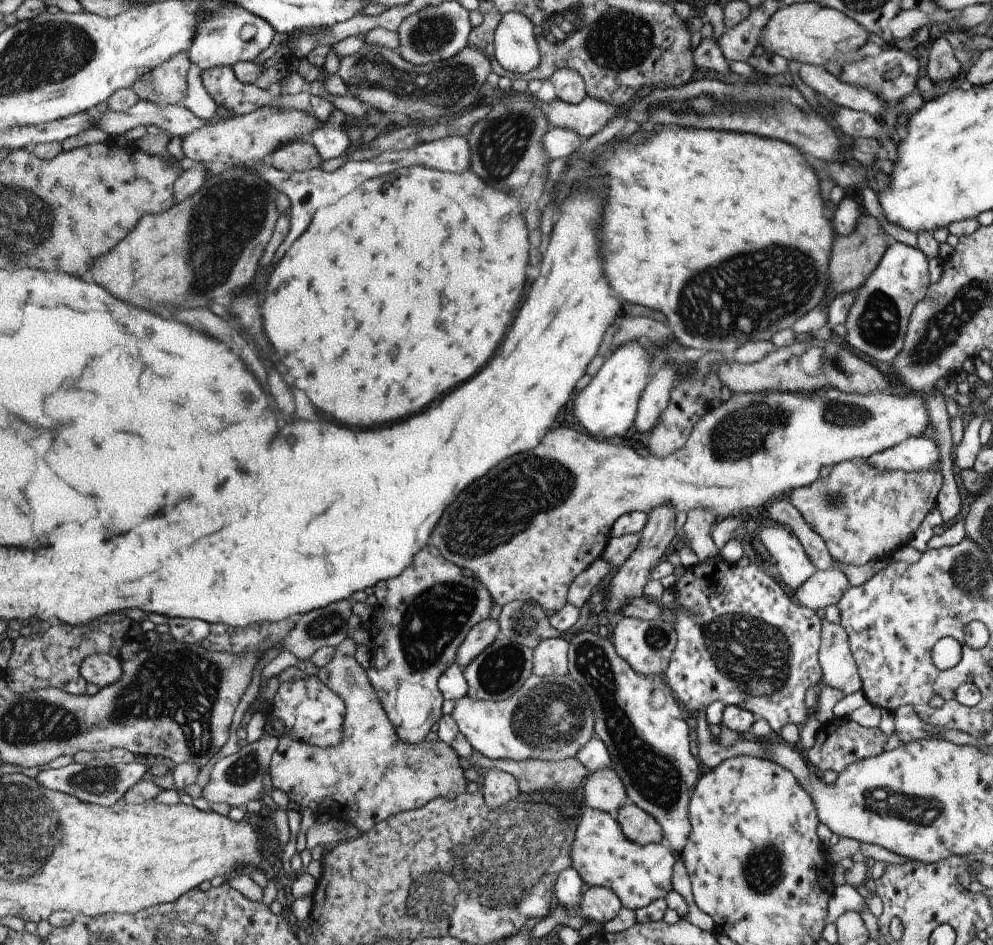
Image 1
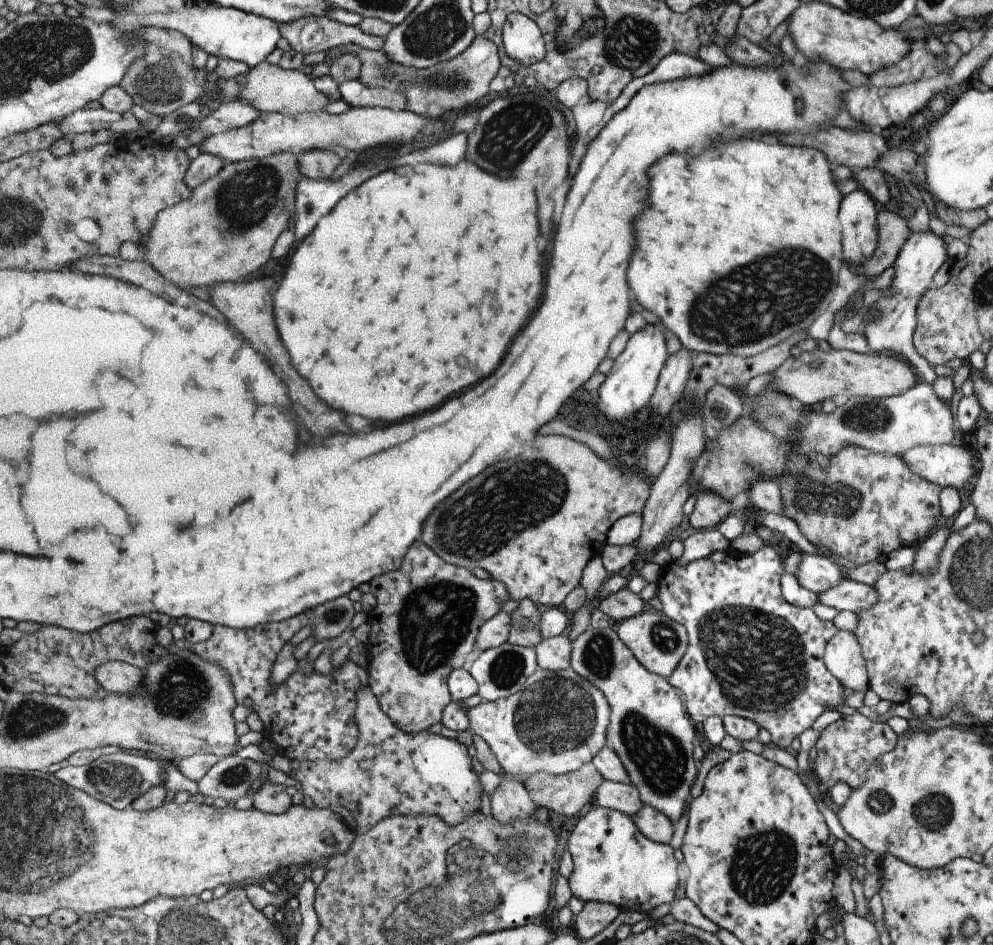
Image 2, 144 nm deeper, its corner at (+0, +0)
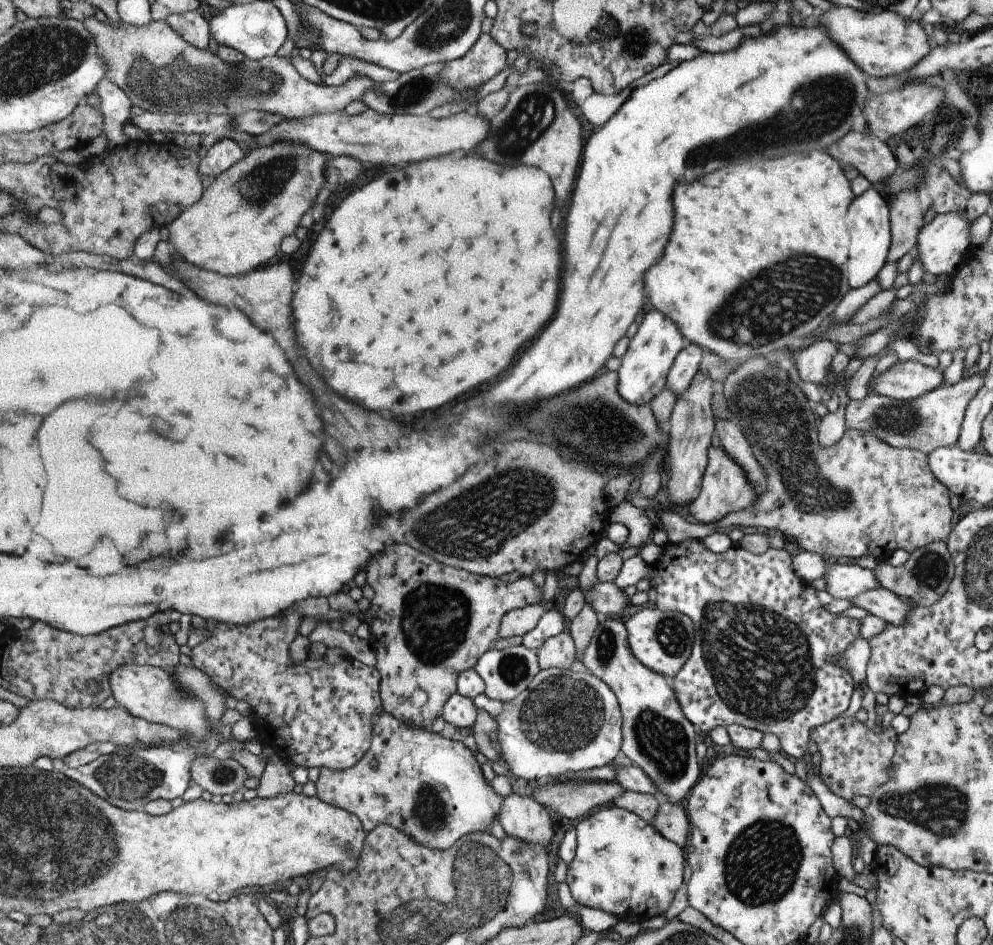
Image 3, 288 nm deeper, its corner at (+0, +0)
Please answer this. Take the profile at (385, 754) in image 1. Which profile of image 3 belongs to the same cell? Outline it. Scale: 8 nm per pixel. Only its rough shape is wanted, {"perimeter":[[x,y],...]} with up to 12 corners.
{"perimeter":[[387,712],[317,796],[451,850],[505,798],[465,744]]}

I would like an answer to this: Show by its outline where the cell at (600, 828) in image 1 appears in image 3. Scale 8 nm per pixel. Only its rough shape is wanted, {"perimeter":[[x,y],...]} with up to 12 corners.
{"perimeter":[[621,808],[583,818],[565,884],[619,920],[665,914],[683,850]]}

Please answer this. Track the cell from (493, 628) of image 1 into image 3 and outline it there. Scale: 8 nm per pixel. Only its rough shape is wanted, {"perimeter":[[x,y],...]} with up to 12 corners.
{"perimeter":[[541,604],[503,618],[499,638],[525,638],[547,610]]}

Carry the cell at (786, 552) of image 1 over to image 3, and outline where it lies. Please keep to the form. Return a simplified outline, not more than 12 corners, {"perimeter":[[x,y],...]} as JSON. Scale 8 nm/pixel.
{"perimeter":[[835,564],[821,578],[835,600],[881,588],[875,570]]}

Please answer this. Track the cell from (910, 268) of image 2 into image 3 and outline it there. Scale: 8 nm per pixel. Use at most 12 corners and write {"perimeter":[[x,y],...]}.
{"perimeter":[[939,214],[919,230],[923,270],[951,276],[971,252],[969,220]]}

